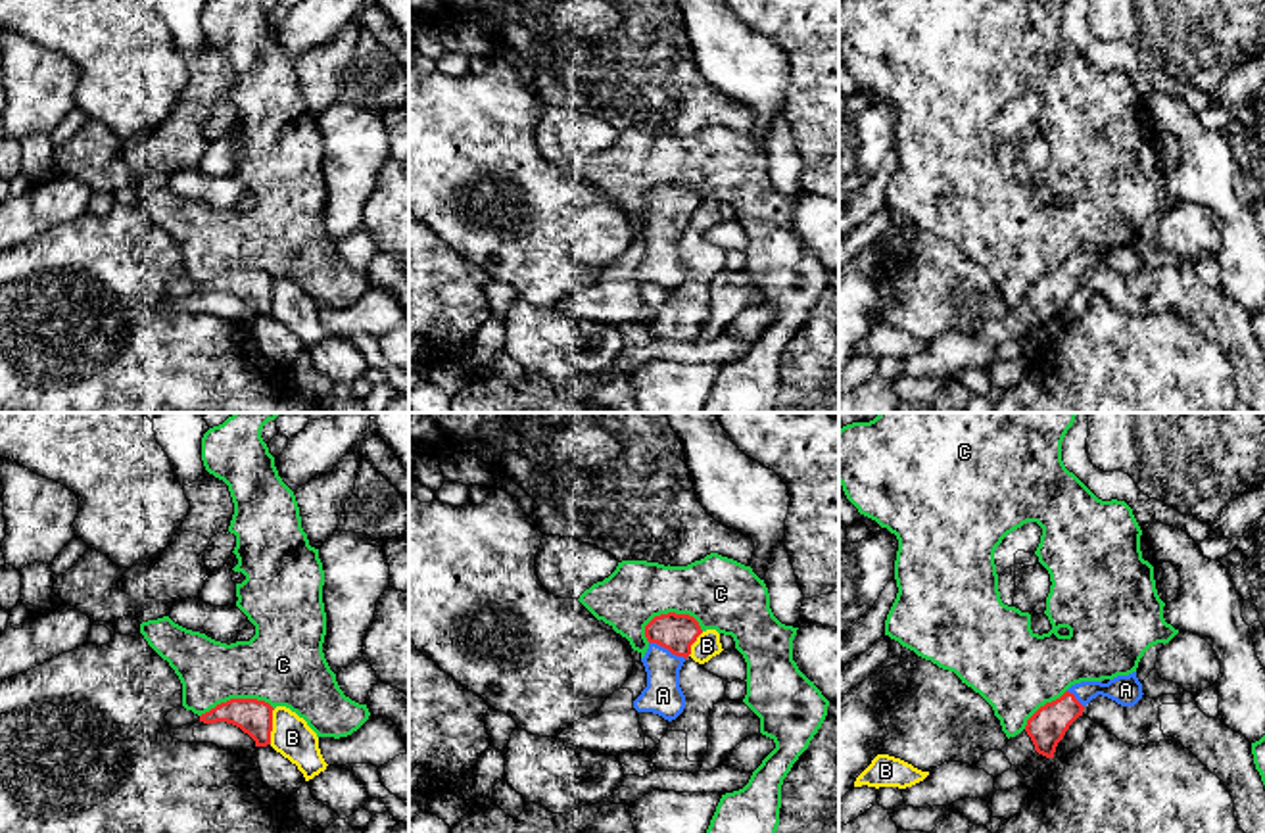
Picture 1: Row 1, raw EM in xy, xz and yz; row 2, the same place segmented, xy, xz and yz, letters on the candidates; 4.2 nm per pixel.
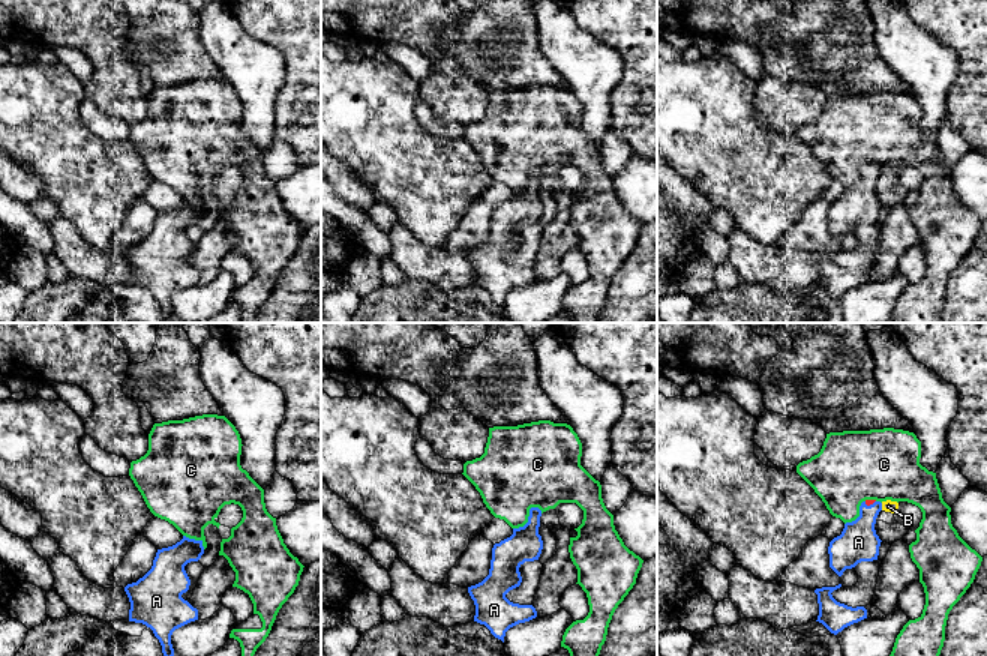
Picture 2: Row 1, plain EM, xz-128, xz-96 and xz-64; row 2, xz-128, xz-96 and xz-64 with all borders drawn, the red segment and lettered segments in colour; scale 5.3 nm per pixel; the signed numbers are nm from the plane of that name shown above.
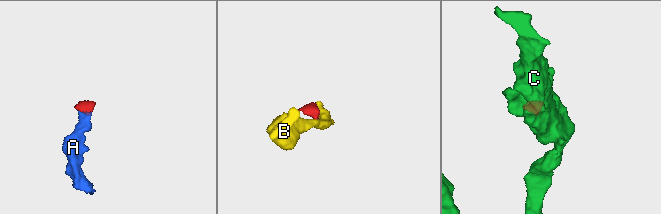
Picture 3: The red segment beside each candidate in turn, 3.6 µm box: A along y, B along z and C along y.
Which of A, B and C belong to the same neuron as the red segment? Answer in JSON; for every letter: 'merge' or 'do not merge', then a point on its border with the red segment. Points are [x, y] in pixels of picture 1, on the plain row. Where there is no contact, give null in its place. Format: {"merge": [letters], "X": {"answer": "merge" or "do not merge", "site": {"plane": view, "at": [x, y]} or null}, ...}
{"merge": ["A"], "A": {"answer": "merge", "site": {"plane": "xz", "at": [667, 217]}}, "B": {"answer": "do not merge", "site": {"plane": "xy", "at": [271, 296]}}, "C": {"answer": "do not merge", "site": {"plane": "xz", "at": [670, 183]}}}

